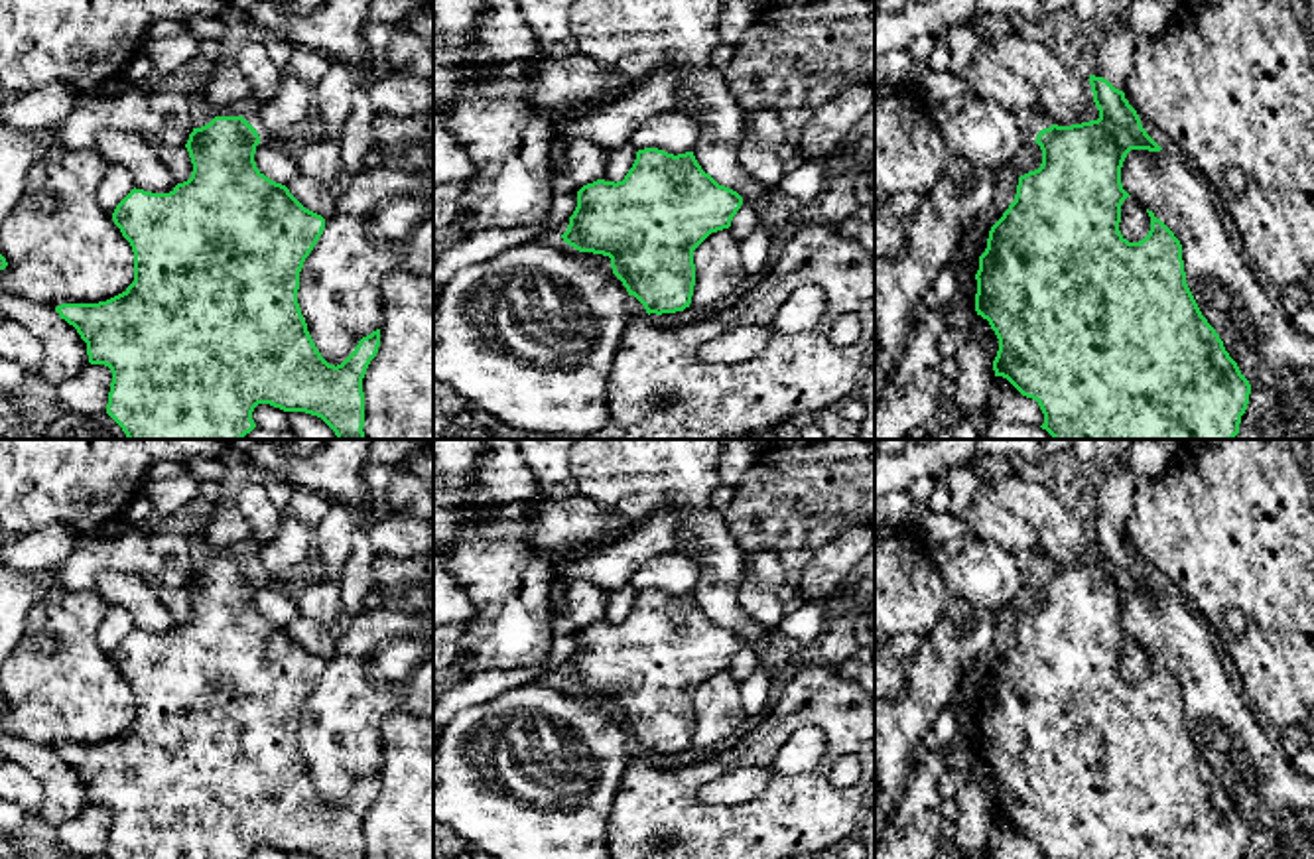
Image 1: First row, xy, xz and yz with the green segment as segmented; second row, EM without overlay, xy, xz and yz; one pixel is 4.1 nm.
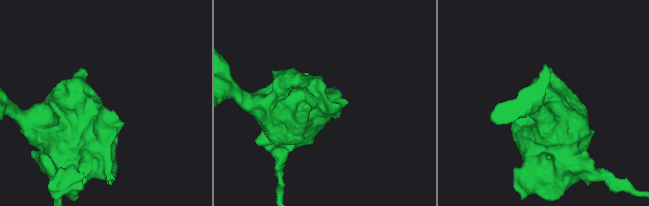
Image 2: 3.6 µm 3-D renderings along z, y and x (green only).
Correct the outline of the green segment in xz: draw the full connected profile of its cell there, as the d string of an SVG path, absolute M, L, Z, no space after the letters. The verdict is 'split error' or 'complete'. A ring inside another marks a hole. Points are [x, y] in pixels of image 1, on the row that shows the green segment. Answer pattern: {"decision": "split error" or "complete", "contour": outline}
{"decision": "complete", "contour": "M644 148L623 181L597 179L577 191L577 207L561 238L579 252L609 256L613 274L648 315L676 313L691 303L693 250L711 232L729 229L741 205L743 197L705 173L693 152L674 156Z"}

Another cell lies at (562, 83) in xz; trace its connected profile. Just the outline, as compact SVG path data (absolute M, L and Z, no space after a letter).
M542 49L528 73L530 108L544 114L550 122L607 108L630 87L630 79L585 57L577 49Z

